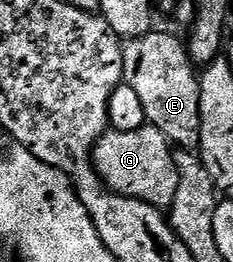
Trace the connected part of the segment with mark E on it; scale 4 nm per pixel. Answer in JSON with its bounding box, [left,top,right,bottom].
[123,30,201,150]

